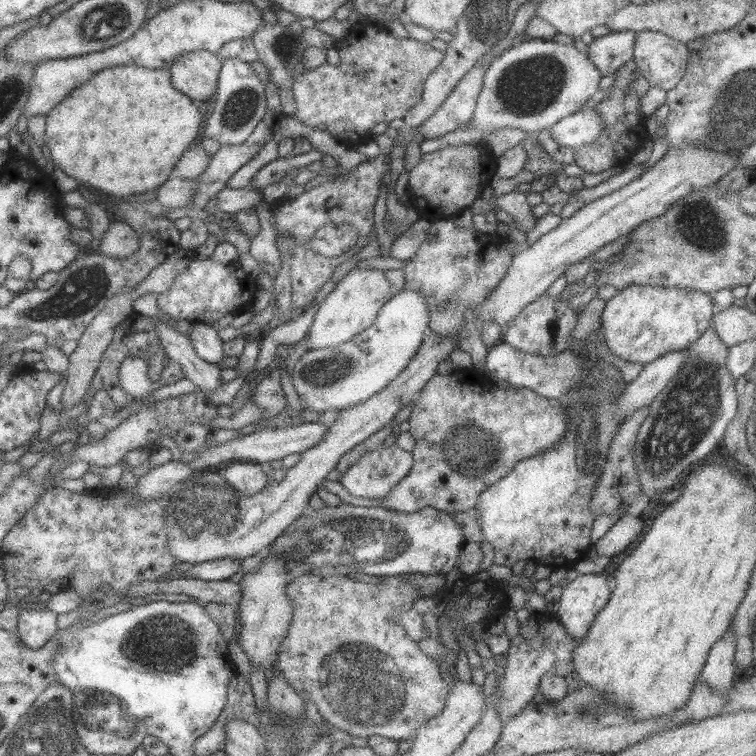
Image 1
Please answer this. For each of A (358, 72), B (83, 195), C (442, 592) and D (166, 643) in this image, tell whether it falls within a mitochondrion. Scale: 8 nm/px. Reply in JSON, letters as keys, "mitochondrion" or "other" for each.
{"A":"mitochondrion","B":"other","C":"other","D":"mitochondrion"}

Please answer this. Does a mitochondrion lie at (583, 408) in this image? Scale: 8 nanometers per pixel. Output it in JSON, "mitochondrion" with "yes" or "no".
{"mitochondrion":"yes"}

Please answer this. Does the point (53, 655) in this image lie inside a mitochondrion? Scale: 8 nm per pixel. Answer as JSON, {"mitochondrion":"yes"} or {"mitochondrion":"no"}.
{"mitochondrion":"no"}

